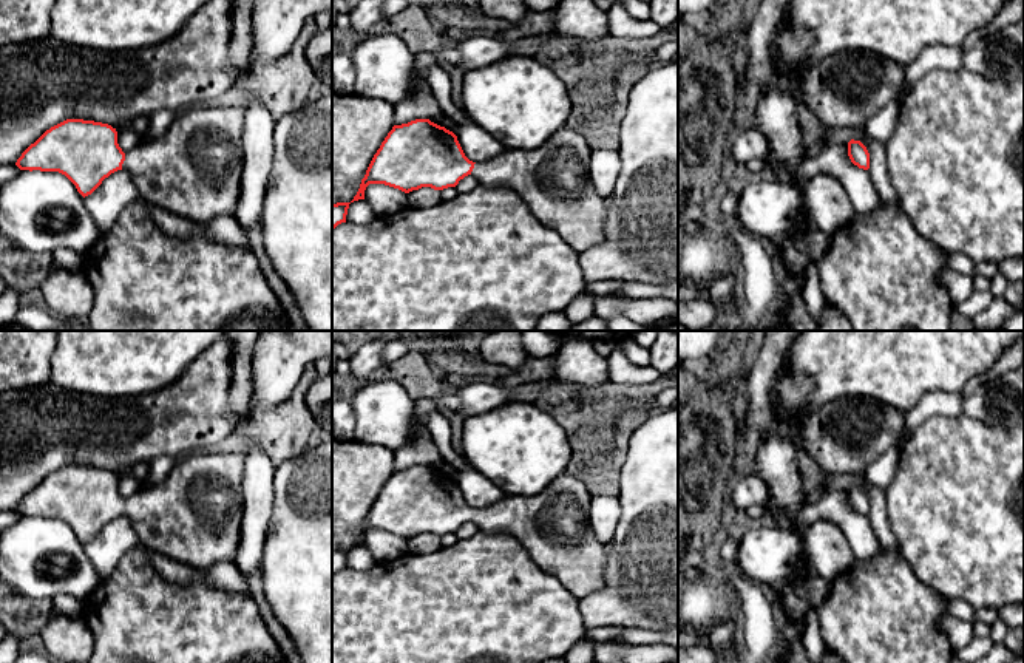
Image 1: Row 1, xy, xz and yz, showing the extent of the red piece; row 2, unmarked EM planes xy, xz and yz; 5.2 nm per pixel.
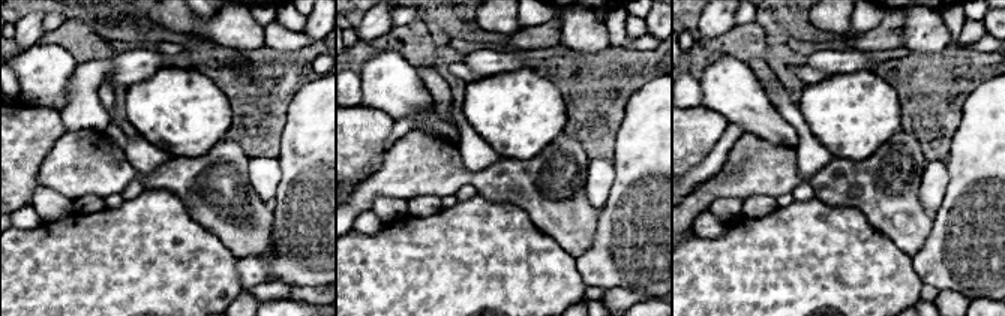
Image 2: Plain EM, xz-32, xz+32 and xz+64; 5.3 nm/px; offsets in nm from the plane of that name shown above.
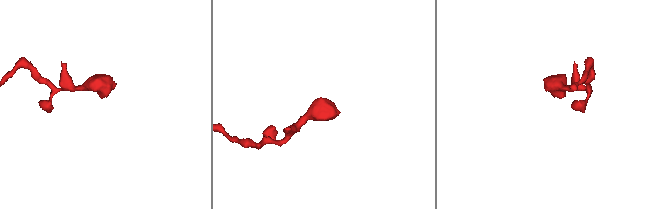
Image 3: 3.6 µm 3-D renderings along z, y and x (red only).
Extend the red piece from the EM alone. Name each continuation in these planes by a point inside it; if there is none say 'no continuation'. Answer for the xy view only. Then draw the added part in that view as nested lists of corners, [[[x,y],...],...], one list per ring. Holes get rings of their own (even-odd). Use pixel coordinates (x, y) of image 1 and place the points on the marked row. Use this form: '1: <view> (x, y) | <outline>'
1: xy (193, 170) | [[[192,107],[176,114],[158,139],[125,153],[122,168],[131,175],[141,199],[195,223],[233,215],[241,190],[244,107]]]

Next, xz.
1: xz (553, 180) | [[[565,125],[533,150],[504,150],[476,162],[471,175],[480,185],[513,190],[581,253],[604,240],[610,204],[592,185],[592,151],[584,136]]]

